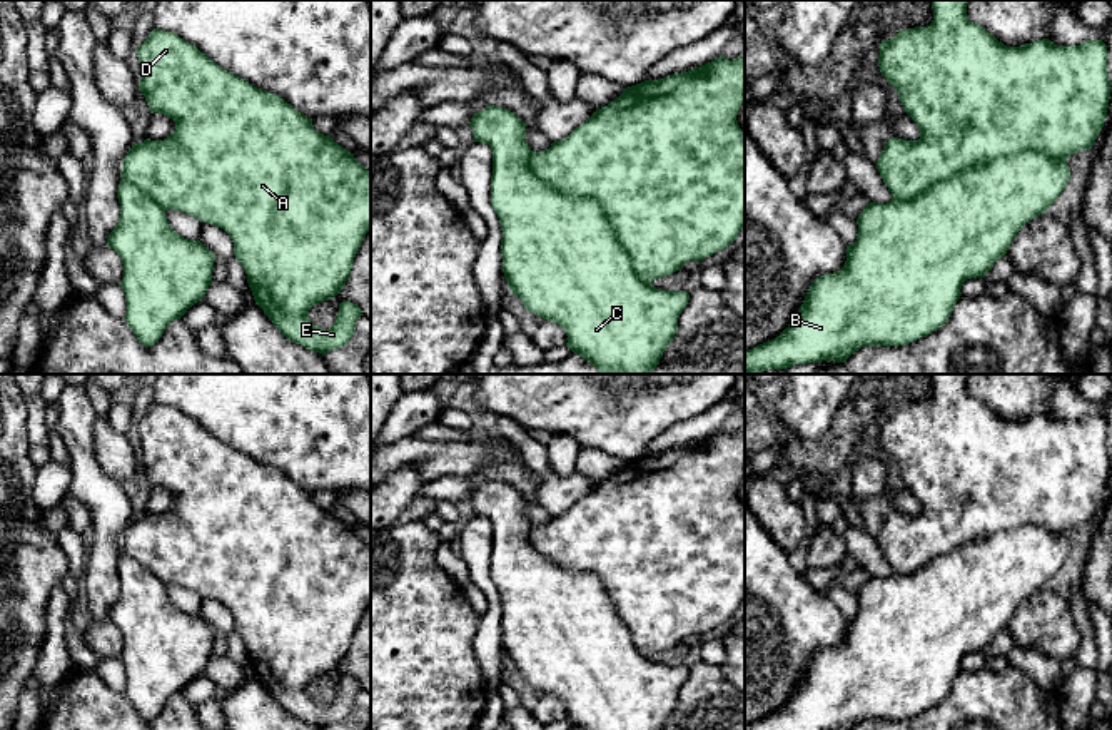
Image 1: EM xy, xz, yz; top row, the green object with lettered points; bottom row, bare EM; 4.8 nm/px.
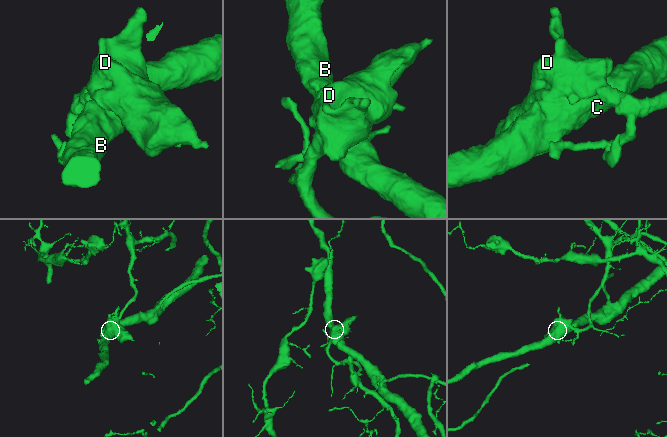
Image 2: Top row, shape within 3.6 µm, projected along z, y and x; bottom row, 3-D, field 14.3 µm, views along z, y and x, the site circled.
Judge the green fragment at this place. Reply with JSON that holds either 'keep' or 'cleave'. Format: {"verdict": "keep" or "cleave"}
{"verdict": "cleave"}

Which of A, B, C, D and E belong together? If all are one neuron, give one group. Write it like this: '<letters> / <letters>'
A D E / B C

